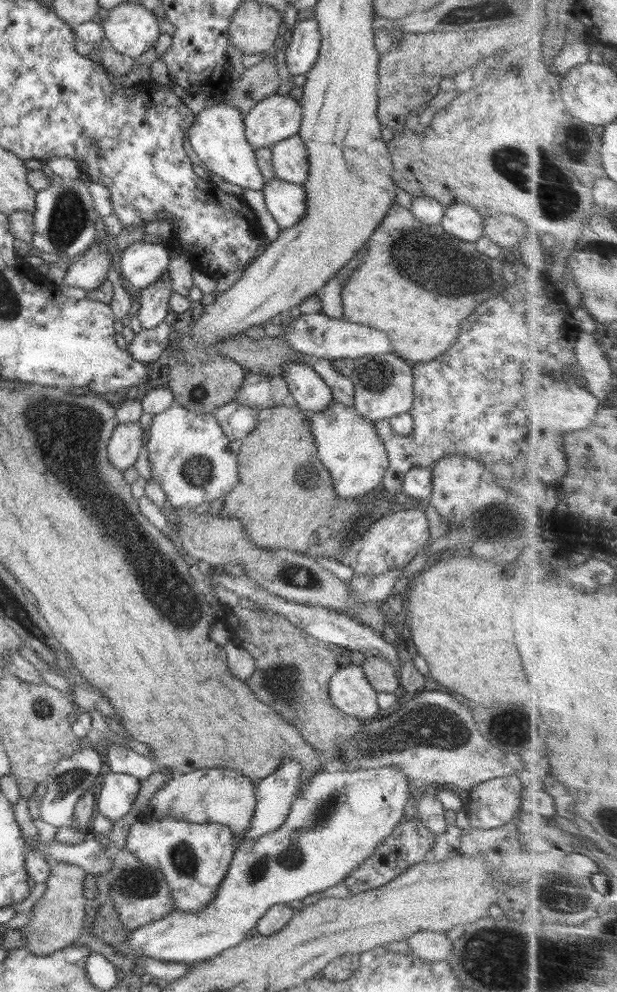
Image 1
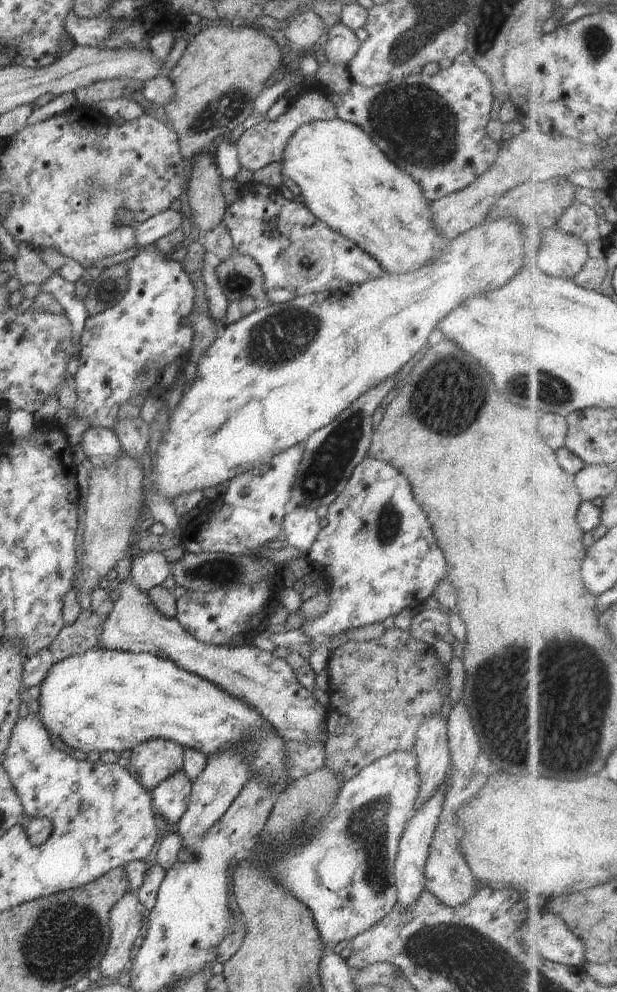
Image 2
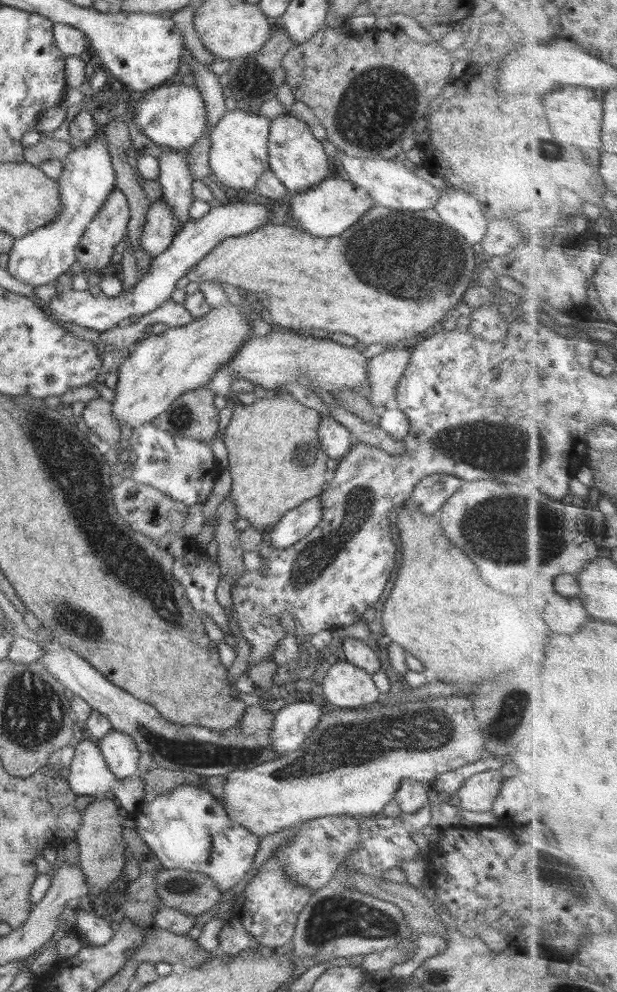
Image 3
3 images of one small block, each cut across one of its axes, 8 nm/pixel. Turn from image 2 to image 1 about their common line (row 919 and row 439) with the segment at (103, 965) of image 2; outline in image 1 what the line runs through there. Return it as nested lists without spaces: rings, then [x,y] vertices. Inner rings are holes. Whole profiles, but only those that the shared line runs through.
[[[139,422],[118,424],[107,444],[109,461],[121,471],[134,466],[145,443],[145,434]]]

